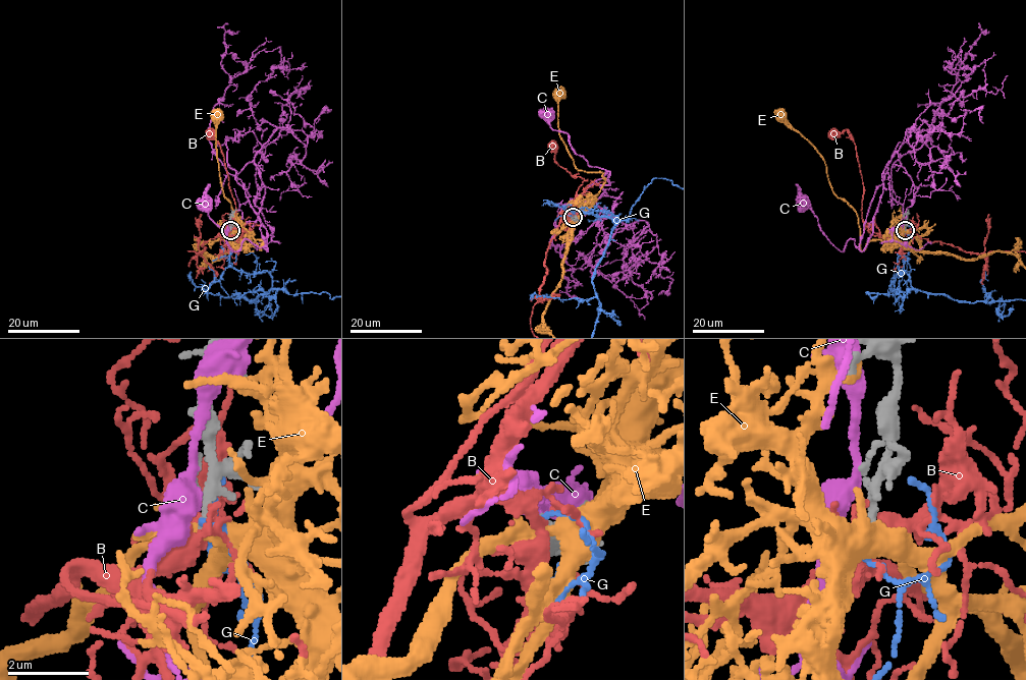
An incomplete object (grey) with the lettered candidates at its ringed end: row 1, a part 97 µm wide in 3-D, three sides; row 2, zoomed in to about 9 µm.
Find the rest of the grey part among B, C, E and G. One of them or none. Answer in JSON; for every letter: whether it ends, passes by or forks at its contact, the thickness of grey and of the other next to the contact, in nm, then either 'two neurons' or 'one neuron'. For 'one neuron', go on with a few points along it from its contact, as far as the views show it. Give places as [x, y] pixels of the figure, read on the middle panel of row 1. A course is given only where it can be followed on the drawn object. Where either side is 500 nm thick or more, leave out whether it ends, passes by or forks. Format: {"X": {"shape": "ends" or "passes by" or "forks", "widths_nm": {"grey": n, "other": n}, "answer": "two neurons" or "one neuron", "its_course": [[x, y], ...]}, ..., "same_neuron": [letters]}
{"B": {"shape": "passes by", "widths_nm": {"grey": 190, "other": 200}, "answer": "one neuron", "its_course": [[573, 218], [568, 213], [570, 206], [586, 180], [575, 176], [578, 173], [572, 175], [557, 164], [552, 147]]}, "C": {"shape": "passes by", "widths_nm": {"grey": 110, "other": 340}, "answer": "two neurons"}, "E": {"shape": "forks", "widths_nm": {"grey": 160, "other": 360}, "answer": "two neurons"}, "G": {"shape": "ends", "widths_nm": {"grey": 160, "other": 110}, "answer": "two neurons"}, "same_neuron": ["B"]}

